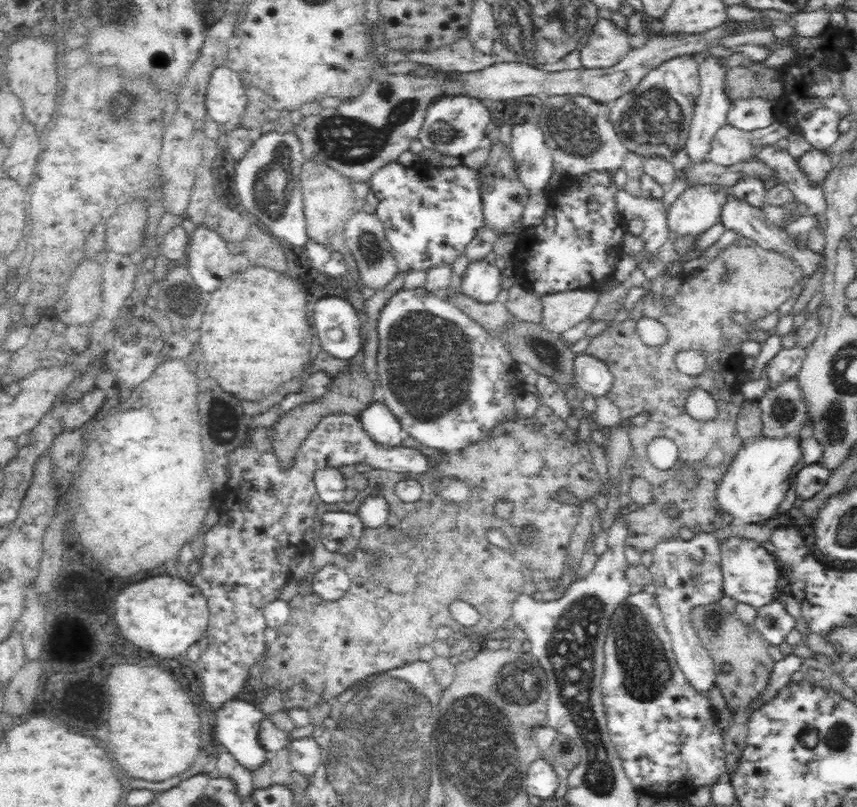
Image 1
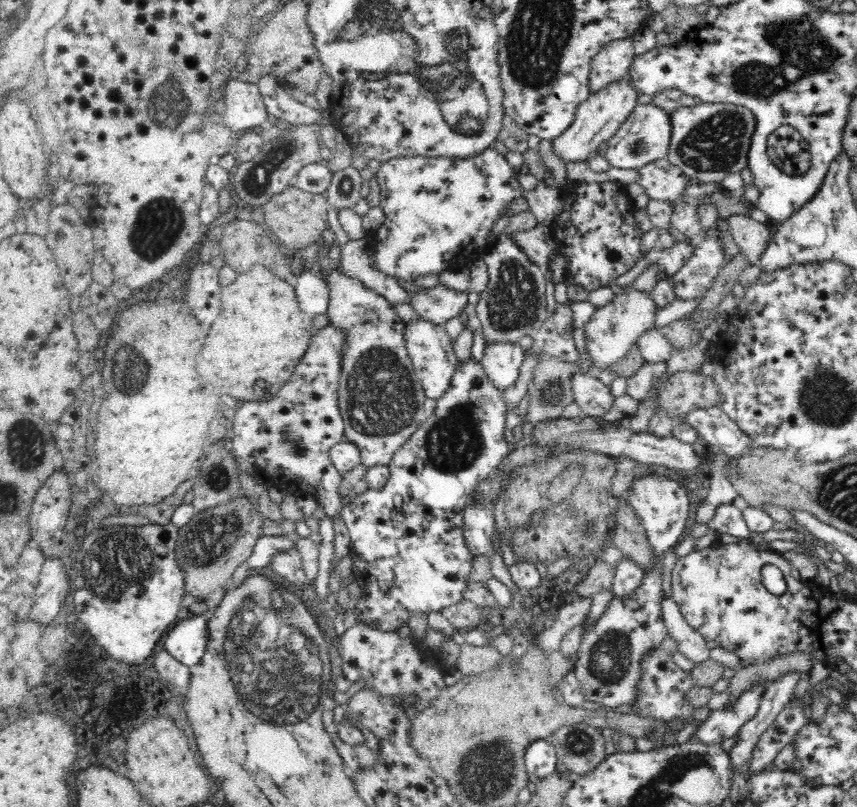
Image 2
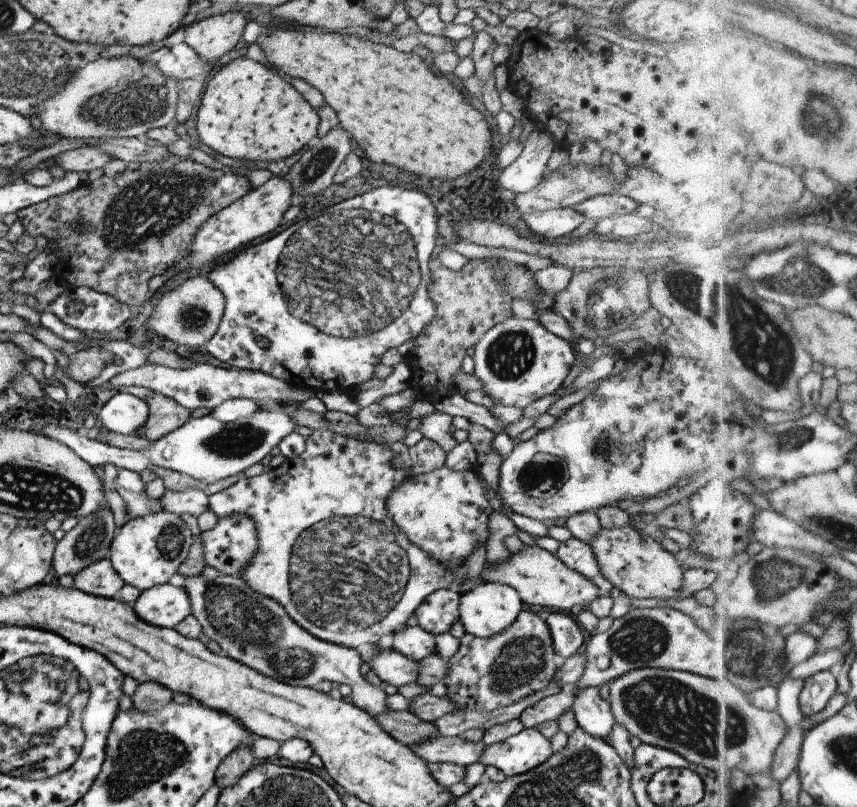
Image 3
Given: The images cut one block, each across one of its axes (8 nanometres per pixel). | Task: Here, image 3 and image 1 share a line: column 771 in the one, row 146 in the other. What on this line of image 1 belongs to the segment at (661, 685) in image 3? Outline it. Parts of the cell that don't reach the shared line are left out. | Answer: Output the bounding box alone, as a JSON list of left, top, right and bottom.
[708,120,790,166]

